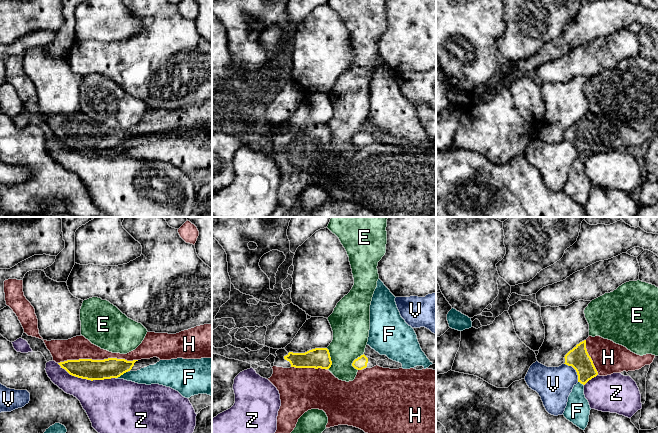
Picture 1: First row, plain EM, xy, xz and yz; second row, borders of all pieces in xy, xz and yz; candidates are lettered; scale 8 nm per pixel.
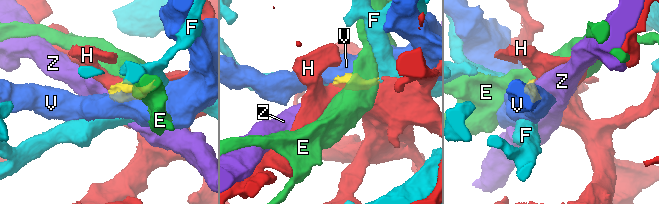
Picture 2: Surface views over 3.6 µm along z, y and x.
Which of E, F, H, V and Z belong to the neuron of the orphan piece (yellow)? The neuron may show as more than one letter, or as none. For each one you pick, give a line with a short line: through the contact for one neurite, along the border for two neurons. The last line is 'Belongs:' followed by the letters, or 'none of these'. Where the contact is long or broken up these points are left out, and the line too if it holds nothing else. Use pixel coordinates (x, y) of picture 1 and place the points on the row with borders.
Belongs: H

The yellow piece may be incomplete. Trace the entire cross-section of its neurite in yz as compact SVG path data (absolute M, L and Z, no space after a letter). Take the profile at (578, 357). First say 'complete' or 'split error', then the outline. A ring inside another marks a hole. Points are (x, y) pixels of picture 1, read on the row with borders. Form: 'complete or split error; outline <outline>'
split error; outline M589 336L586 340L580 342L570 350L564 358L564 364L572 366L576 370L578 382L585 385L597 375L607 376L613 373L621 373L623 371L628 372L639 370L645 365L650 365L653 362L655 355L646 354L640 356L611 340L604 339L600 336Z

